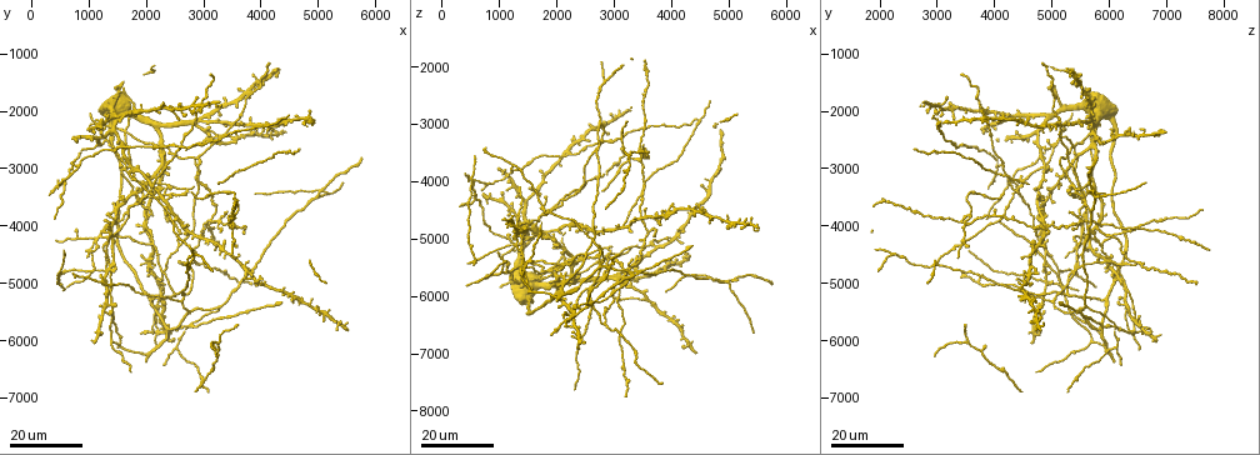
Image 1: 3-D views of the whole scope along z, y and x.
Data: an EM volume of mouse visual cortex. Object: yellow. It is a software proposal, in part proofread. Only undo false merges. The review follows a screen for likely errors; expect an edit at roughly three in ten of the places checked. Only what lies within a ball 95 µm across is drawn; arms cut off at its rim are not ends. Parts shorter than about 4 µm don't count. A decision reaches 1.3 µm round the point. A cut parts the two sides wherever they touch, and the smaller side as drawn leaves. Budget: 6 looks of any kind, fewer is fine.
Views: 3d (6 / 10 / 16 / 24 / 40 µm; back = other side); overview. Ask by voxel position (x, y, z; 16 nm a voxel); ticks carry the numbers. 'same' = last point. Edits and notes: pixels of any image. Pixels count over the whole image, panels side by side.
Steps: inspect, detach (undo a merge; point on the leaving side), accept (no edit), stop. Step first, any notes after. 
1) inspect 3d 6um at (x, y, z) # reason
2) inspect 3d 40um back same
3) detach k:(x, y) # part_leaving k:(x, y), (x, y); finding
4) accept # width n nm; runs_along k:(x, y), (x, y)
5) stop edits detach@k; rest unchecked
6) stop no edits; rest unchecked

inspect 3d 24um at (3500, 3900, 4350) # sudden change in width

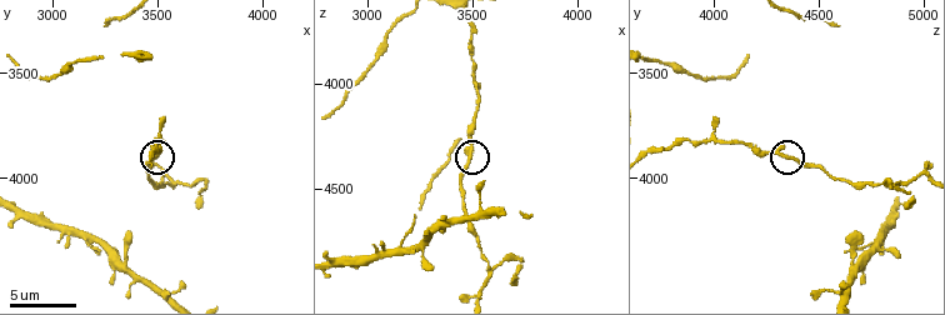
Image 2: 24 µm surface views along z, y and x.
inspect 3d 6um at (3500, 3870, 4310)

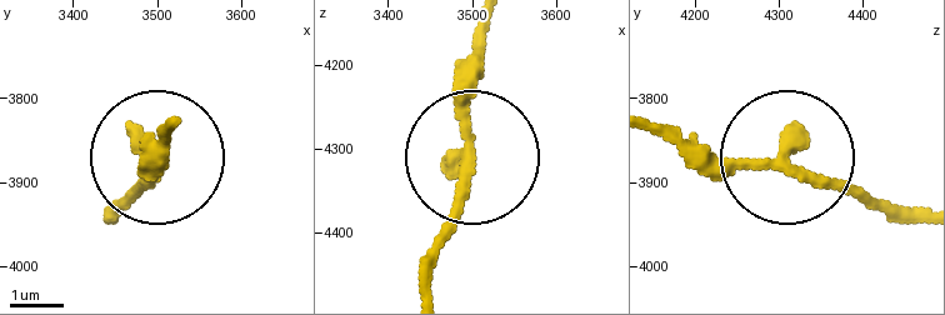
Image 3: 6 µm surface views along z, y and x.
accept # arms 3; one cell here

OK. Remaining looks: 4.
inspect 3d 16um at (3550, 2450, 6100) # small branch off a trunk

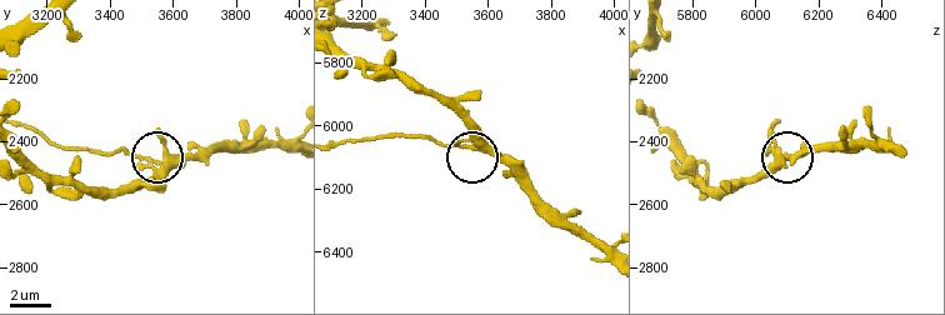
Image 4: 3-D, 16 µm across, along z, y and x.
inspect 3d 6um at (3550, 2470, 6070)

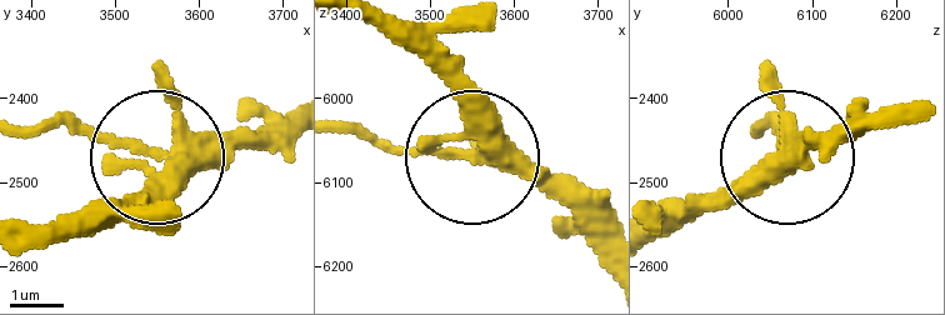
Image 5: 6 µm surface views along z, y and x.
detach 5:(65, 114) # arms 4; part_leaving 5:(130, 144), (28, 130); a second cell is stuck on

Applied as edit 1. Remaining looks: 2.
stop edits detach@5; rest unchecked

